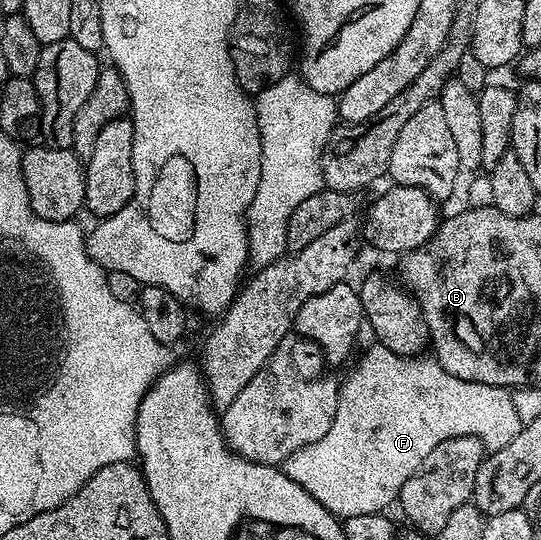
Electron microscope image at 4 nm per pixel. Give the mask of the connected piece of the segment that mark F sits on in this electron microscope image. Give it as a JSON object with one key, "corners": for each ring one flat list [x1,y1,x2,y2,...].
{"corners":[[371,344,371,347,364,352,363,360,352,368,351,375,345,380,342,379,339,388,337,416,333,420,333,424,329,424,329,432,325,432,325,436,321,436,321,440,317,440,305,448,293,452,293,456,289,456,287,461,282,463,281,468,287,473,289,480,301,484,301,488,305,488,305,492,309,492,309,496,313,496,313,500,320,502,329,513,335,515,340,520,346,520,353,516,382,514,388,509,386,506,390,502,394,503,398,499,405,480,409,480,414,474,418,474,420,470,424,469,423,461,425,456,429,456,429,452,433,452,433,448,437,448,437,444,445,444,445,440,456,438,457,436,469,436,470,438,479,439,488,451,505,448,505,444,509,444,509,440,513,440,513,436,517,436,517,432,521,432,521,428,524,426,521,417,517,416,513,398,512,391,506,386,490,386,489,384,466,382,449,372,445,372,445,368,441,368,441,364,436,362,434,357,416,356,403,358,397,352,389,352,389,348]]}

